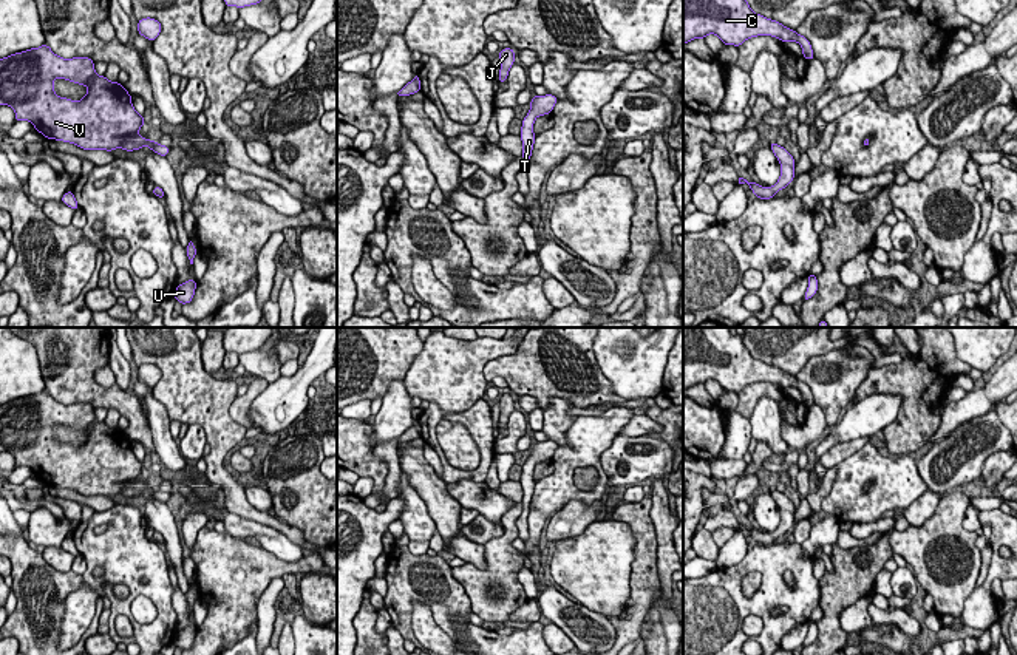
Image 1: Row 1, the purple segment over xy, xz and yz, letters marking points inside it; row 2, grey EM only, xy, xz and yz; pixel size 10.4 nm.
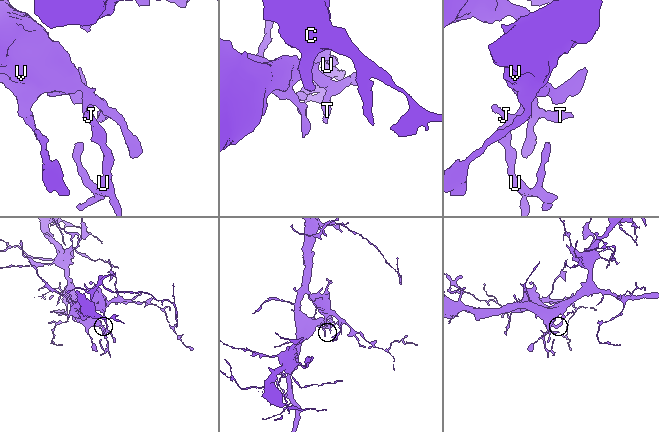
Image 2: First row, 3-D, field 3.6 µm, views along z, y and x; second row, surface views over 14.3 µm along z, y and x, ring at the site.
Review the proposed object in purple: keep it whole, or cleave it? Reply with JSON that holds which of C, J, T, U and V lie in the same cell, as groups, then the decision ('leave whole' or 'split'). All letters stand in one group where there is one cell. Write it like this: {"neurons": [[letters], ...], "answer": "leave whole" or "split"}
{"neurons": [["C", "J", "T", "U", "V"]], "answer": "leave whole"}

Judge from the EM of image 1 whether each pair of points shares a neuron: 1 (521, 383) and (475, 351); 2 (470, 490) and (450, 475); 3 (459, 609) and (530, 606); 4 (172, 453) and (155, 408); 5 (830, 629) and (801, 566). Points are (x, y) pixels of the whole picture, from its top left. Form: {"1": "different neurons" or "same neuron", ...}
{"1": "different neurons", "2": "different neurons", "3": "different neurons", "4": "same neuron", "5": "different neurons"}

